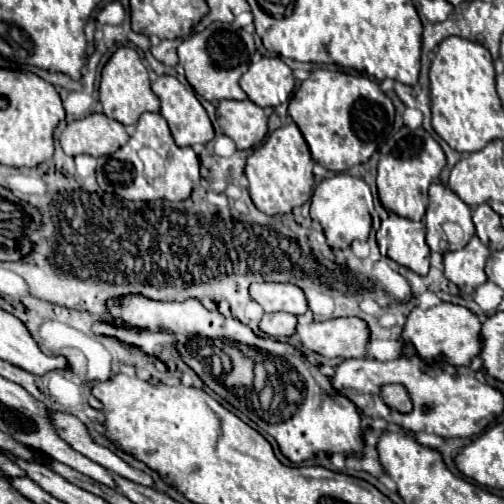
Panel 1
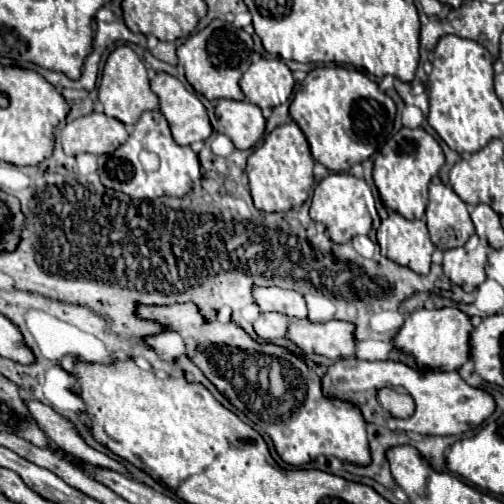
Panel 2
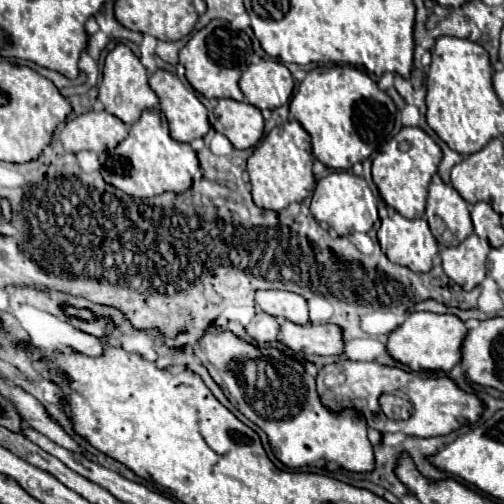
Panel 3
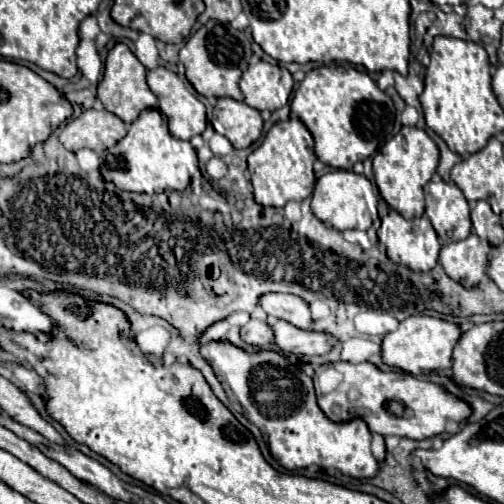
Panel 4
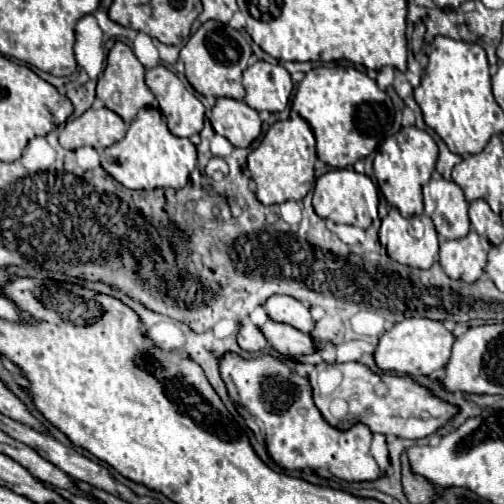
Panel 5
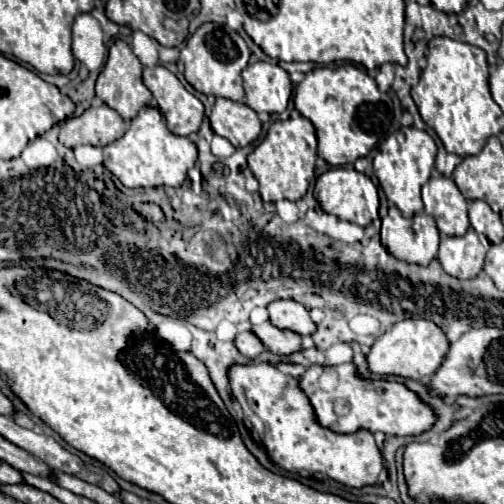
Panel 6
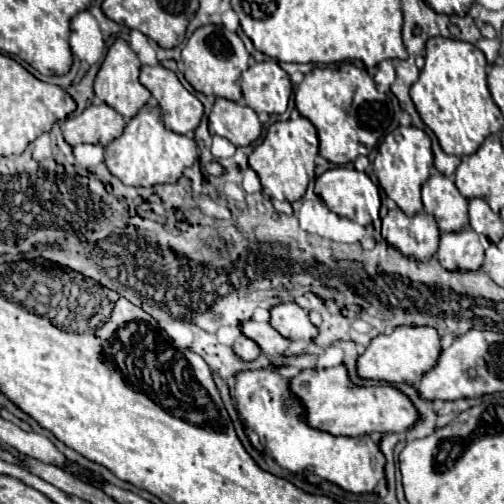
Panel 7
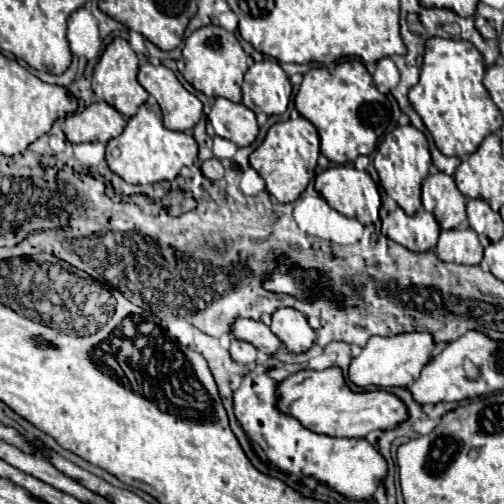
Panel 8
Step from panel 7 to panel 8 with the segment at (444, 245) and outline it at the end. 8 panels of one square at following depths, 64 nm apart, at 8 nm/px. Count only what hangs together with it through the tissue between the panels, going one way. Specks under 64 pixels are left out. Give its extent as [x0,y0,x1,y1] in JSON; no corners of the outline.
[436,228,482,266]

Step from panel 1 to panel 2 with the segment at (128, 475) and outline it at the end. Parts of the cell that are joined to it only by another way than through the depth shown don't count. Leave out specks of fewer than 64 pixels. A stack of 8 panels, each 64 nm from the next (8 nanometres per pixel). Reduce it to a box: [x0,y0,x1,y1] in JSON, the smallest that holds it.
[28,400,128,474]

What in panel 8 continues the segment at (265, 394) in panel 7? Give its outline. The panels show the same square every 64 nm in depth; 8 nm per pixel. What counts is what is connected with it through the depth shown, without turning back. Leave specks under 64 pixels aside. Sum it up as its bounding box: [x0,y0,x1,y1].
[234,372,386,500]

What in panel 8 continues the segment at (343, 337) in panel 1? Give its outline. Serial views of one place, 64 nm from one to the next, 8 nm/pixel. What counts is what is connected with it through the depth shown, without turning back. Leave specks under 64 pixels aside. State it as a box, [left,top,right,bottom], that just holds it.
[232,318,282,356]

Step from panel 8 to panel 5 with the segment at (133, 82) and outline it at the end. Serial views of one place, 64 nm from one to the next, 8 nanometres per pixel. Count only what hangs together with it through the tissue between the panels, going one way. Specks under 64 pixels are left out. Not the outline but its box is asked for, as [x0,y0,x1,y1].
[96,42,154,124]

